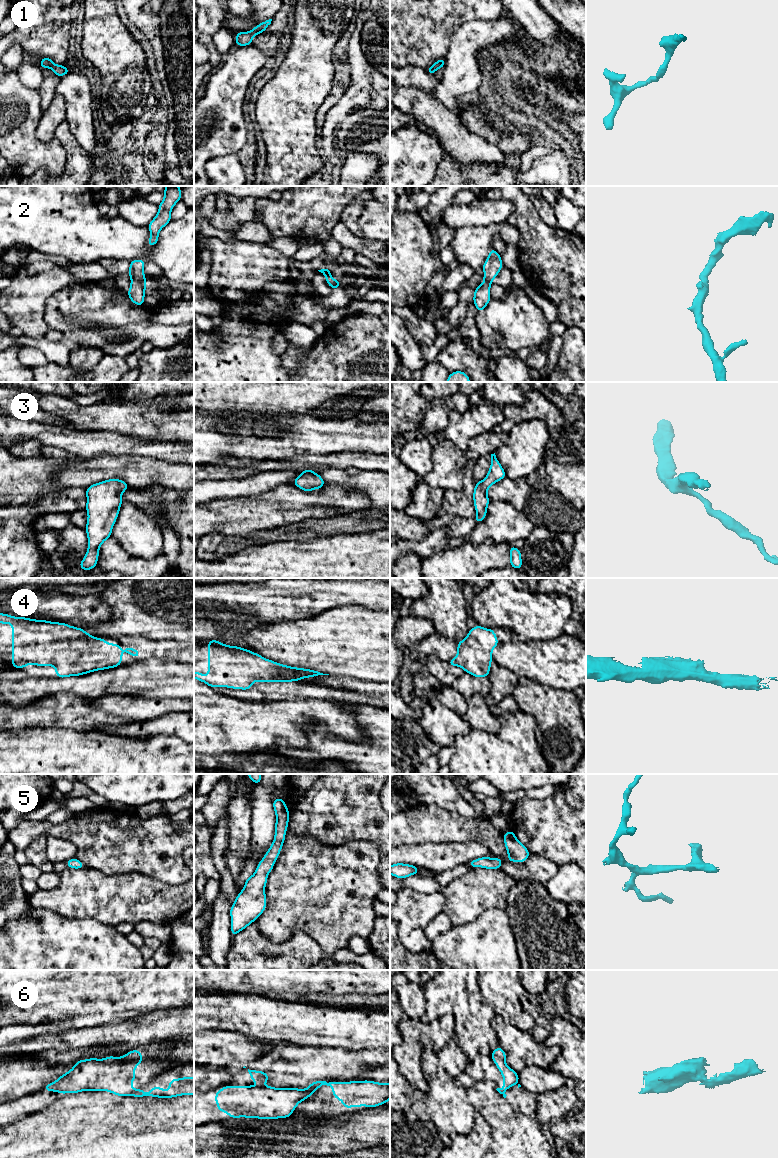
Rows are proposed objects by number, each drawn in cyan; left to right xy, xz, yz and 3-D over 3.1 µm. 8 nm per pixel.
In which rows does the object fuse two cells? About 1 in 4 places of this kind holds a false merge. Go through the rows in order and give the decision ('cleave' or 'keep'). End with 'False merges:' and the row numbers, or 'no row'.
1: keep
2: keep
3: keep
4: keep
5: keep
6: cleave
False merges: 6

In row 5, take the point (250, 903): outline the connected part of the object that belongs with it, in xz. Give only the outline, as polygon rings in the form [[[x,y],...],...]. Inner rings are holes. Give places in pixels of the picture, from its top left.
[[[282,798],[273,800],[273,808],[276,813],[274,841],[258,863],[255,873],[247,877],[242,891],[230,908],[233,937],[254,922],[266,909],[267,876],[273,870],[273,865],[284,844],[290,813]]]

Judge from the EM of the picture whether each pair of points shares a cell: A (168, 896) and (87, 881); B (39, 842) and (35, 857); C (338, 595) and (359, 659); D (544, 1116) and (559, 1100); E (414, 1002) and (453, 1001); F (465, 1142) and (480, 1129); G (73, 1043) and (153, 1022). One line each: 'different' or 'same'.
A: same
B: same
C: different
D: same
E: different
F: same
G: same

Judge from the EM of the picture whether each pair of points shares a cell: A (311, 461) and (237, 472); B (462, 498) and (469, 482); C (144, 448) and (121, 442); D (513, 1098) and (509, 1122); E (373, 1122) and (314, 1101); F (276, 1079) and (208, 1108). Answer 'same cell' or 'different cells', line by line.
A: same cell
B: same cell
C: same cell
D: different cells
E: different cells
F: different cells

